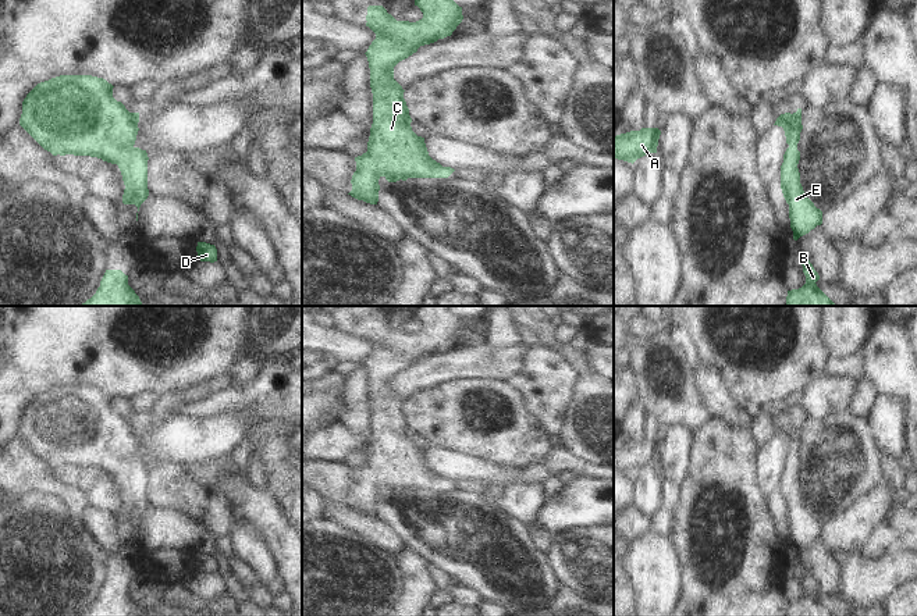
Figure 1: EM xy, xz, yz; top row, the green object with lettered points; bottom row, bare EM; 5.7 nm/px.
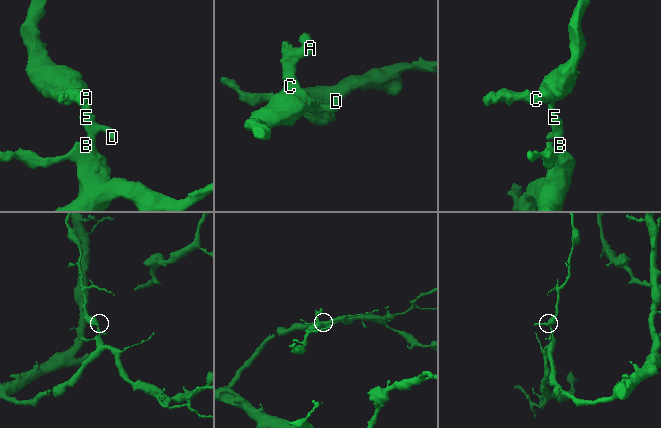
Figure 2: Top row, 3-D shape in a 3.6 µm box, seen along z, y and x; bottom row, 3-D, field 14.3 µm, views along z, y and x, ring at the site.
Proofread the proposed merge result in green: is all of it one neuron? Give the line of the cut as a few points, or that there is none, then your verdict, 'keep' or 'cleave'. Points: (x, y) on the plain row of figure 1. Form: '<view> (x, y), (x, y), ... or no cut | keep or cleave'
no cut | keep

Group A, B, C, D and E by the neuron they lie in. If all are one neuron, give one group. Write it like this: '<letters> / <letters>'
A B C D E

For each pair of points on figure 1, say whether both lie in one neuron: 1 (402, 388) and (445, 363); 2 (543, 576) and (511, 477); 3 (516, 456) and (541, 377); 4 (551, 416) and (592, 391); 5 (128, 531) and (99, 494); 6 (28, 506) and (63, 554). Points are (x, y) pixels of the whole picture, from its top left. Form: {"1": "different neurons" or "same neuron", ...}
{"1": "same neuron", "2": "different neurons", "3": "different neurons", "4": "different neurons", "5": "same neuron", "6": "same neuron"}

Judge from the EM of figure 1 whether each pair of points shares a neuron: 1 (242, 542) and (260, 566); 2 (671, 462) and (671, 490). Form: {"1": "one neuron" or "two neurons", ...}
{"1": "one neuron", "2": "two neurons"}

